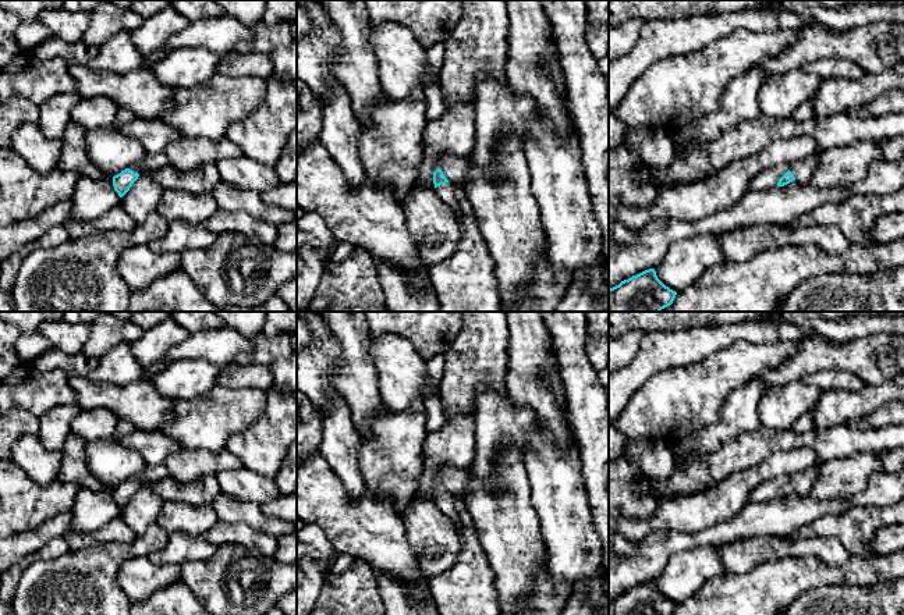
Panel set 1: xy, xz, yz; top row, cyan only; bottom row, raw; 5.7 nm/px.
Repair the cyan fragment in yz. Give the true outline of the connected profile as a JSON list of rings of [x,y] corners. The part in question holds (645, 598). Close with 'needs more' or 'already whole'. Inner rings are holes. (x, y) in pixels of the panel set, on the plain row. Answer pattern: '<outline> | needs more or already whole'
[[[649,580],[610,600],[609,615],[673,615],[676,607]]] | already whole

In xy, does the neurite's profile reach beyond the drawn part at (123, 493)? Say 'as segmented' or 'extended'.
extended

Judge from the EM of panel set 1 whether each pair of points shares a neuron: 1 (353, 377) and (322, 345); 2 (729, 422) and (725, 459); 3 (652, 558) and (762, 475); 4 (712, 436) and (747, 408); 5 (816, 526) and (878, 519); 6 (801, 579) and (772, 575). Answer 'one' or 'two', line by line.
1: two
2: two
3: two
4: one
5: one
6: one

